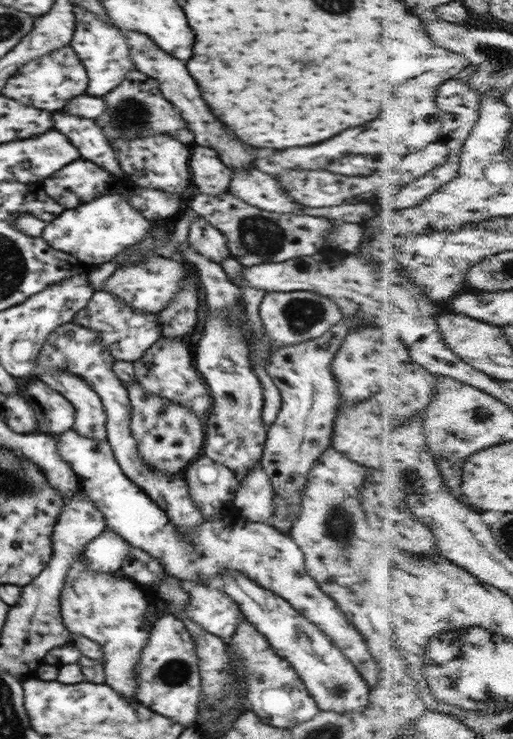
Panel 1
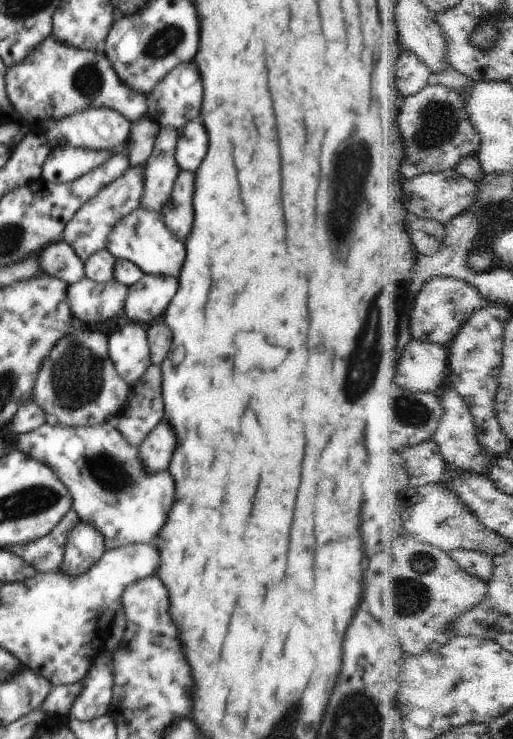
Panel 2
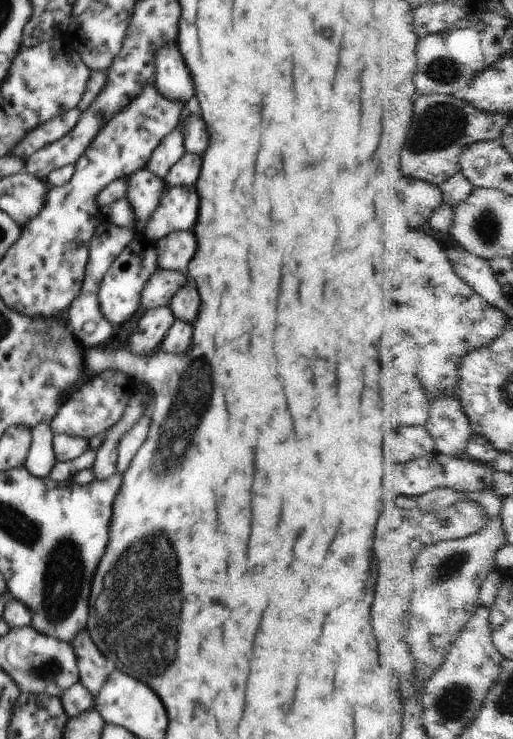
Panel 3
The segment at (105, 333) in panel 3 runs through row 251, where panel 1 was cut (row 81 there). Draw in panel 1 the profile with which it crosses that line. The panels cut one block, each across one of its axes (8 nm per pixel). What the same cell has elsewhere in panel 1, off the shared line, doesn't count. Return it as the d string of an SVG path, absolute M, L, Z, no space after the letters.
M74 5L72 12L76 16L76 26L70 46L84 64L89 79L86 94L102 97L119 86L126 79L126 76L136 69L131 58L130 46L126 41L124 31L114 25L104 23L102 17L98 19L98 15L90 13L78 5Z

